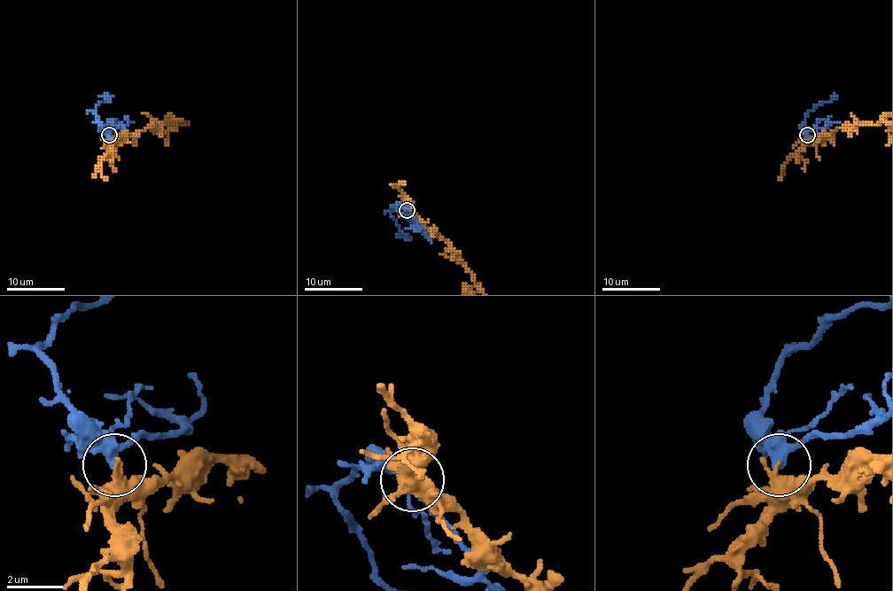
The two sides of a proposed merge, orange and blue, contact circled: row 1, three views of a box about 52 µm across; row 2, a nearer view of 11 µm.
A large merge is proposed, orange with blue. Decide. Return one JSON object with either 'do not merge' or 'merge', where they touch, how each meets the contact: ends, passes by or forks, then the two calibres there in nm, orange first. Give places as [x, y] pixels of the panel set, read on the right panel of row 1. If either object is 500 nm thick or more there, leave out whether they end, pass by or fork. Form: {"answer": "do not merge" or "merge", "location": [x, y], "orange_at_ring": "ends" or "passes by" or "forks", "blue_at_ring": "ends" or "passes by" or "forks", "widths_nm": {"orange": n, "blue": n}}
{"answer": "do not merge", "location": [807, 135], "orange_at_ring": "ends", "blue_at_ring": "forks", "widths_nm": {"orange": 400, "blue": 300}}

